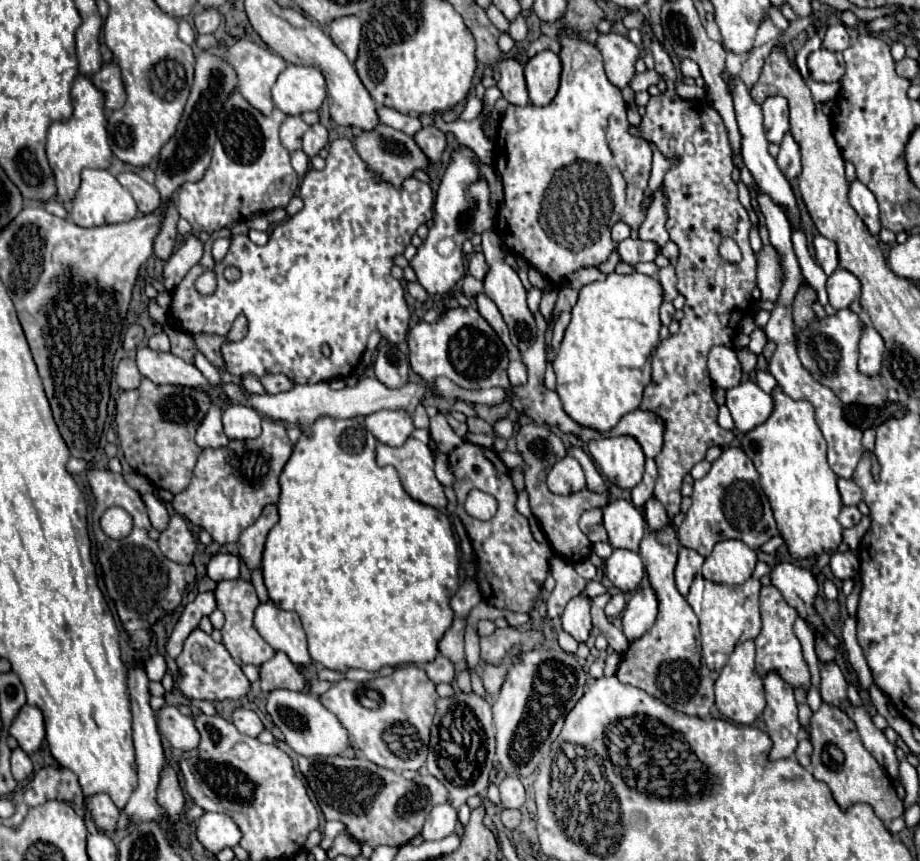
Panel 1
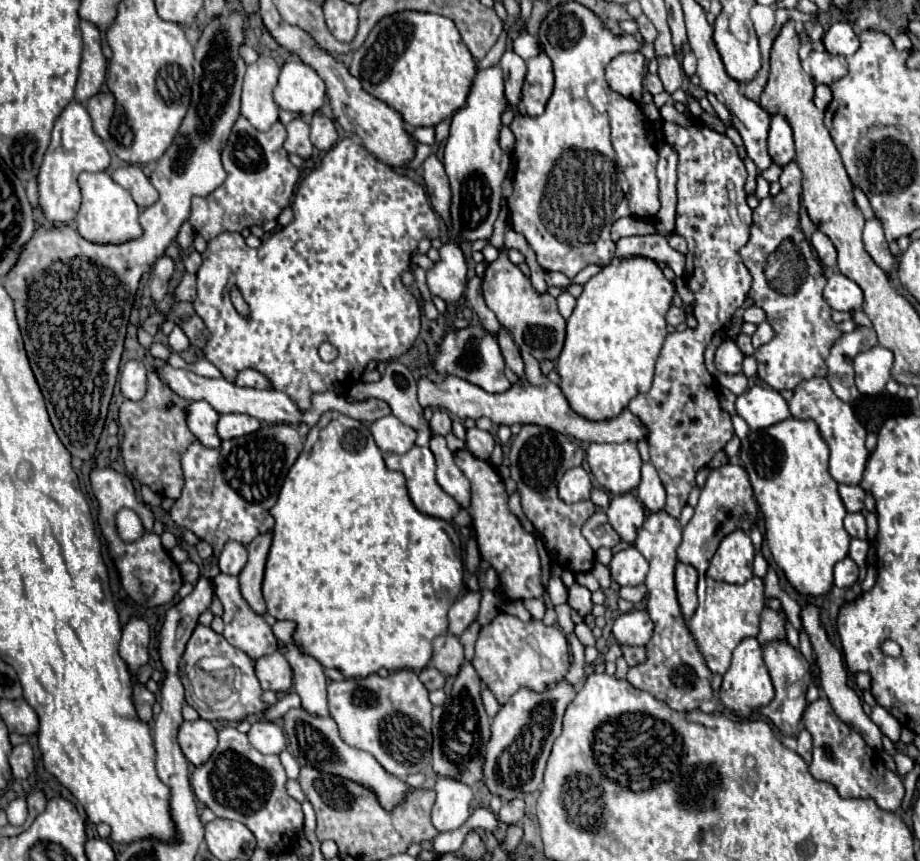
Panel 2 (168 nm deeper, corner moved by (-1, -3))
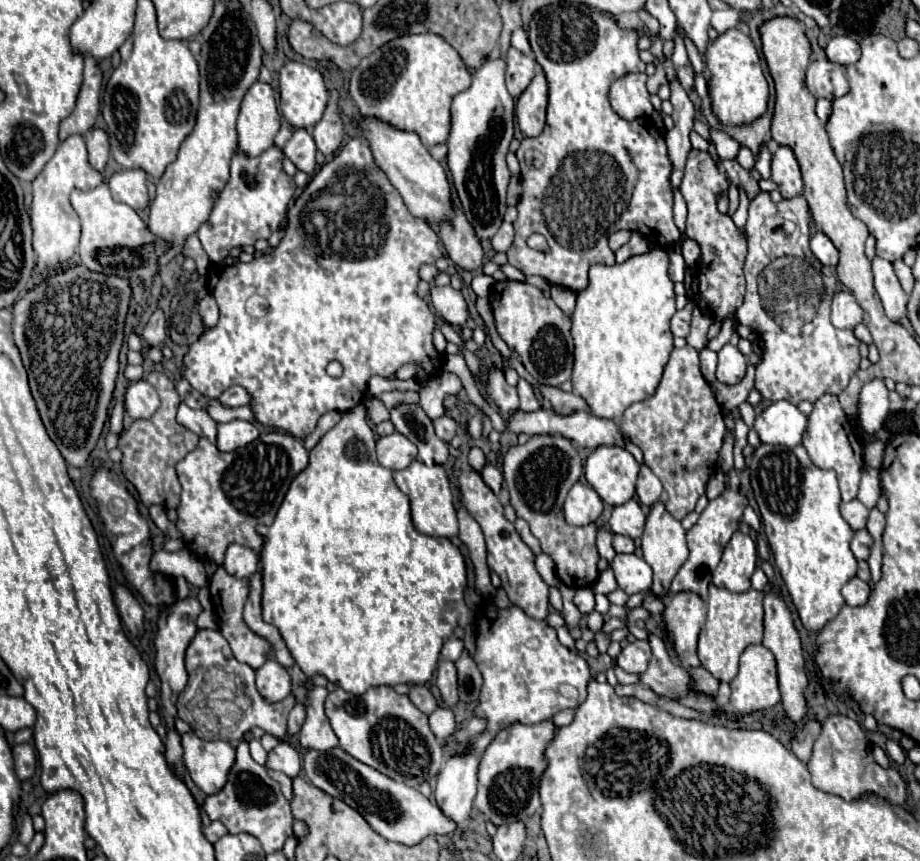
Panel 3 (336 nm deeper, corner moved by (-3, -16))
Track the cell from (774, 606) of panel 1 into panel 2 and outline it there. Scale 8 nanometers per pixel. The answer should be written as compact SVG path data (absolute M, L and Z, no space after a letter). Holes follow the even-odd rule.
M764 607L762 619L760 619L758 641L766 643L770 639L782 639L786 635L786 631L784 631L784 619L786 619L784 613L778 613L778 611L772 611L772 609Z

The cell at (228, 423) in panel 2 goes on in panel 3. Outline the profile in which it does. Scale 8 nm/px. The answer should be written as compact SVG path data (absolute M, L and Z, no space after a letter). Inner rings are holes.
M232 420L228 424L218 424L218 444L220 452L232 452L236 448L244 448L246 444L258 438L258 426L244 420Z

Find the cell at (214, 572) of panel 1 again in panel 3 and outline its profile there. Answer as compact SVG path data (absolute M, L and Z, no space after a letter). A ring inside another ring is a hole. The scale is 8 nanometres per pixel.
M230 544L230 548L226 550L224 568L234 578L248 578L258 570L258 554L246 546Z

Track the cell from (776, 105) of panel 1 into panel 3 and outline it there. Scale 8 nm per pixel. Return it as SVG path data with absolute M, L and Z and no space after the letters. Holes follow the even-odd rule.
M778 146L772 156L772 182L778 184L784 198L802 192L802 174L796 156L788 146Z

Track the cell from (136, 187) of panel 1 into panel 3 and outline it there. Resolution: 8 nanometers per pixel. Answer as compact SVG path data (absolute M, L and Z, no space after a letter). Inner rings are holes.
M142 170L118 172L108 180L108 186L114 200L124 202L134 210L146 208L150 204L150 196L146 190L146 172Z

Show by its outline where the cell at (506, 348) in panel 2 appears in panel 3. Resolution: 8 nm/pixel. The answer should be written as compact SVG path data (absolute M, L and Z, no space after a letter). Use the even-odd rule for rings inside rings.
M520 378L516 388L518 388L518 396L520 396L520 410L524 410L524 412L532 412L532 410L538 410L538 408L540 408L532 384L528 384L524 378Z

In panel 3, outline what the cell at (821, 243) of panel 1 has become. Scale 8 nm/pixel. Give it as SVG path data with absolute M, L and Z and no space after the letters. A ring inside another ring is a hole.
M816 232L816 236L810 240L810 248L814 256L824 264L824 266L836 266L838 264L838 250L830 242L830 238L822 232Z

